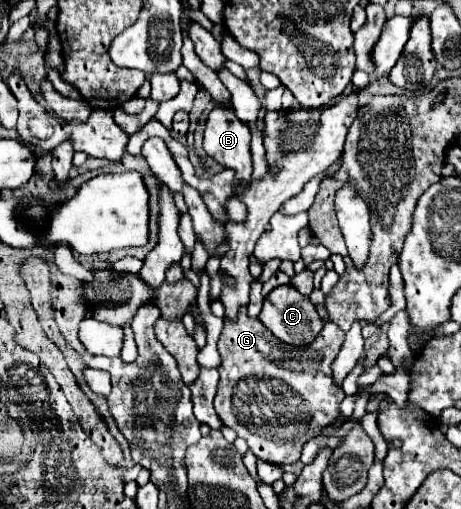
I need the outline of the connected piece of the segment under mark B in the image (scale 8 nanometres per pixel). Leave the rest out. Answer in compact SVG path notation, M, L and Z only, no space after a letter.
M215 105L213 111L209 113L207 127L205 127L205 139L203 139L203 149L209 157L213 157L217 163L235 169L235 193L241 191L241 181L249 181L253 167L251 167L251 129L247 123L237 119L233 105Z

